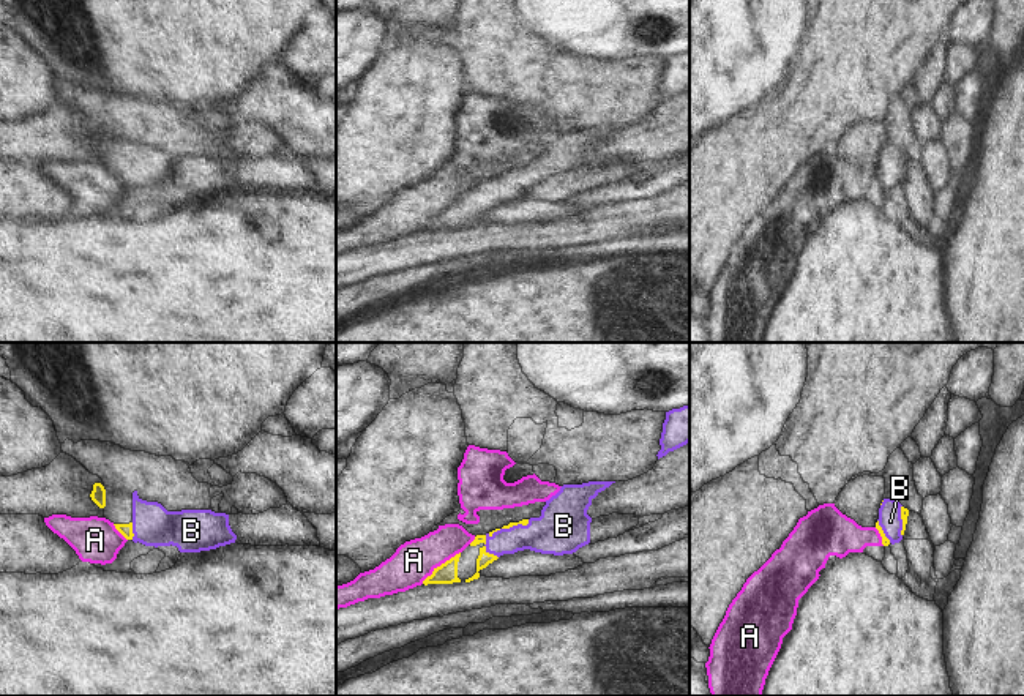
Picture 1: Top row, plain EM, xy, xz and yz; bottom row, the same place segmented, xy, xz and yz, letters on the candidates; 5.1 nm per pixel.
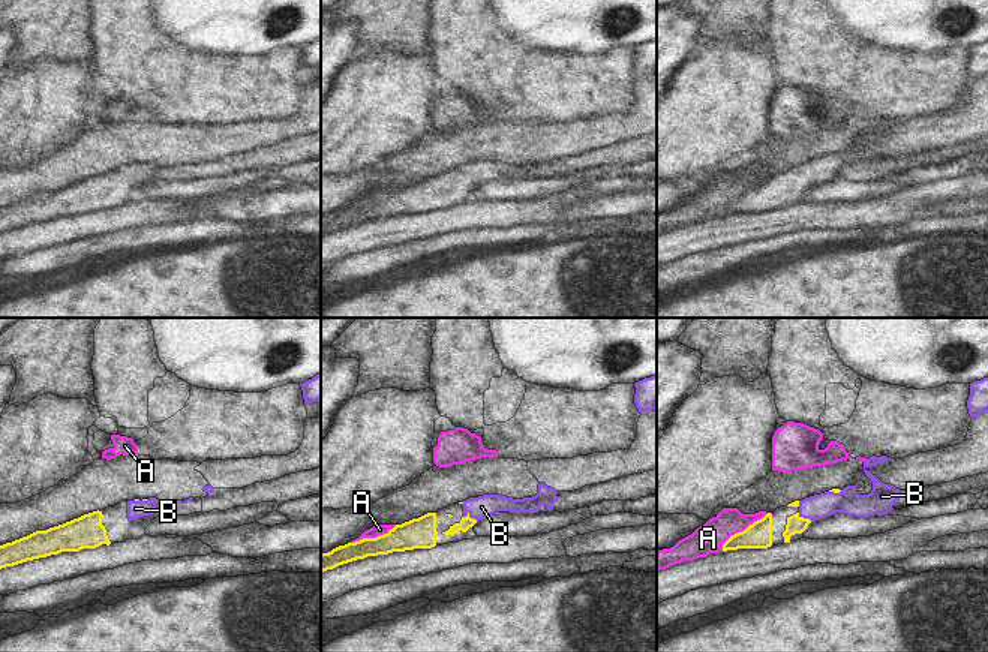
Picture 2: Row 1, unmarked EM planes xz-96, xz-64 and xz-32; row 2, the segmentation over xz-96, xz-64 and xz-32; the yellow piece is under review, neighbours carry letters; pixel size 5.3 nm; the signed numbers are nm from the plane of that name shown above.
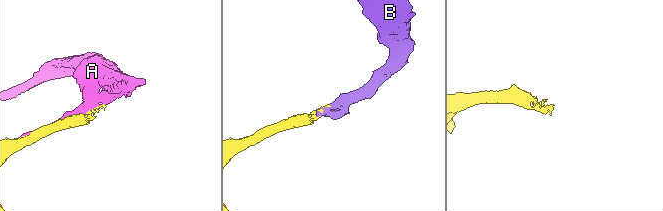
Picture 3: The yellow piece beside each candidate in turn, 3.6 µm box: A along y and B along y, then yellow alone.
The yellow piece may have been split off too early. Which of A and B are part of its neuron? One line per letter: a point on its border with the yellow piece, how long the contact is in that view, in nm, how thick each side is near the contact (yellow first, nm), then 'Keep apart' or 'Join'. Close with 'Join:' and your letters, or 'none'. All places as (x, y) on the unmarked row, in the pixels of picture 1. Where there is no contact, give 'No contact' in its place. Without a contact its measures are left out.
A: Touches yellow at xz (442, 210). Shared border 260 nm. Thickness 110 nm (yellow) against 200 nm. Keep apart
B: Touches yellow at xz (499, 175). Shared border 280 nm. Thickness 30 nm (yellow) against 200 nm. Join
Join: B.

